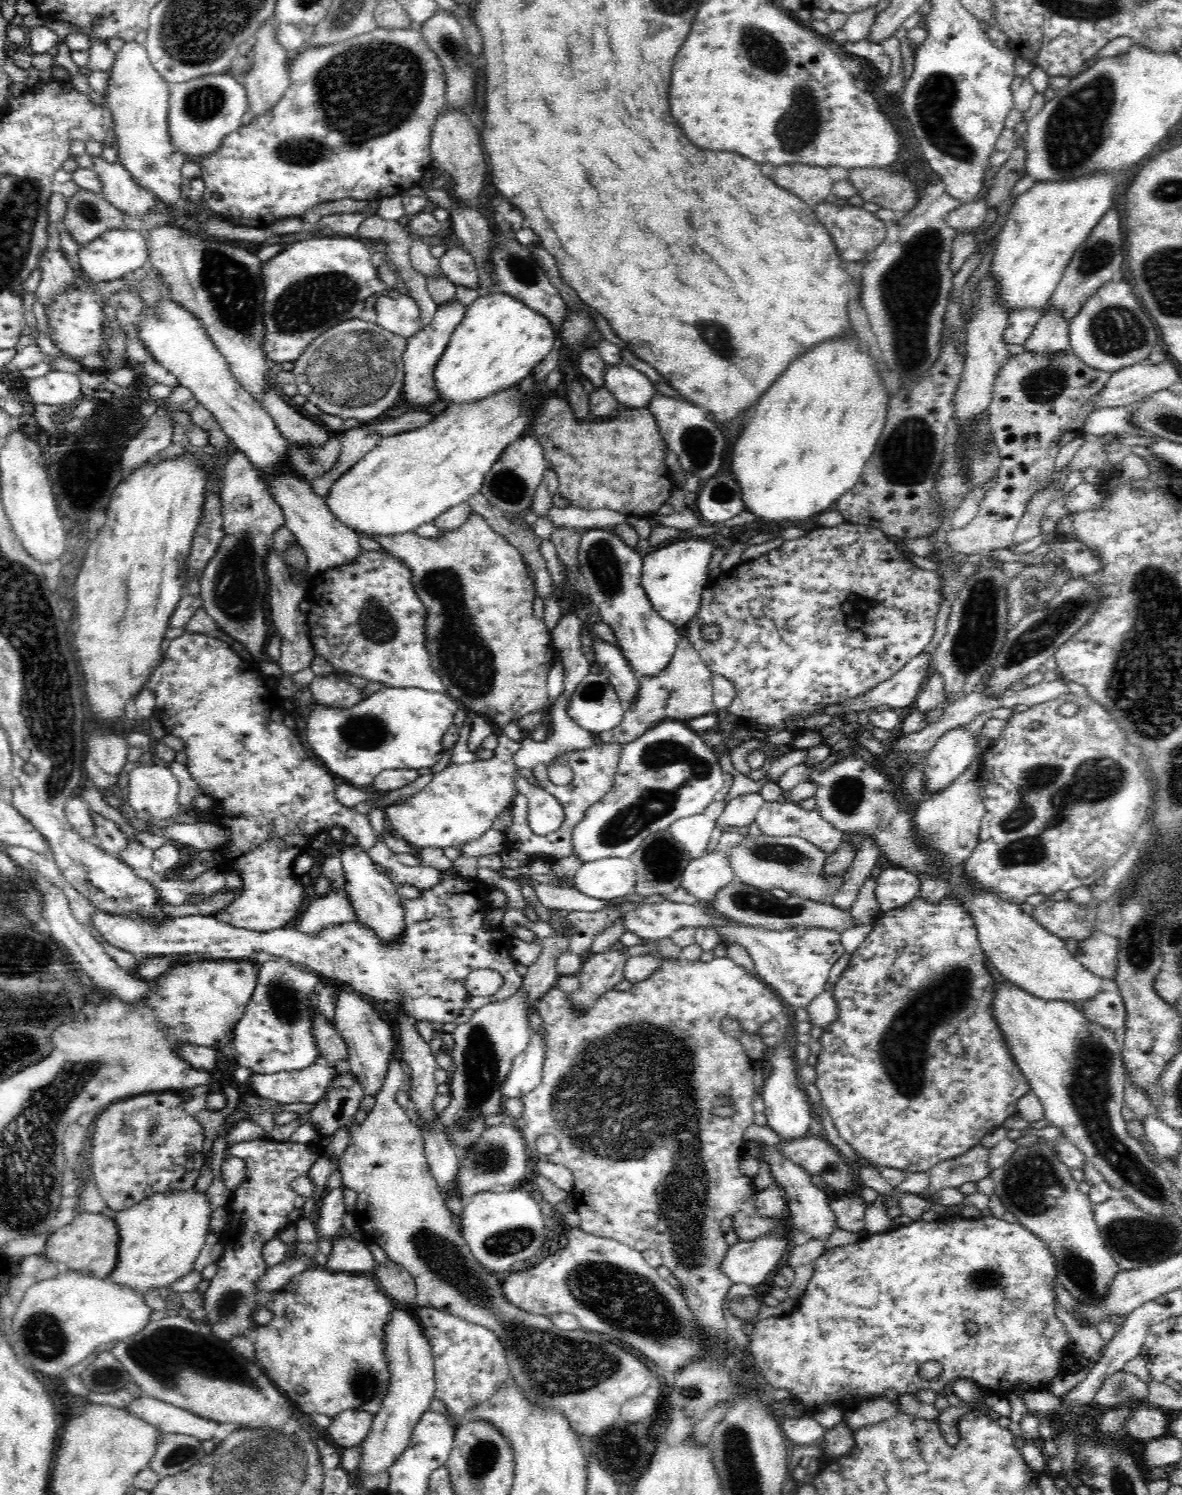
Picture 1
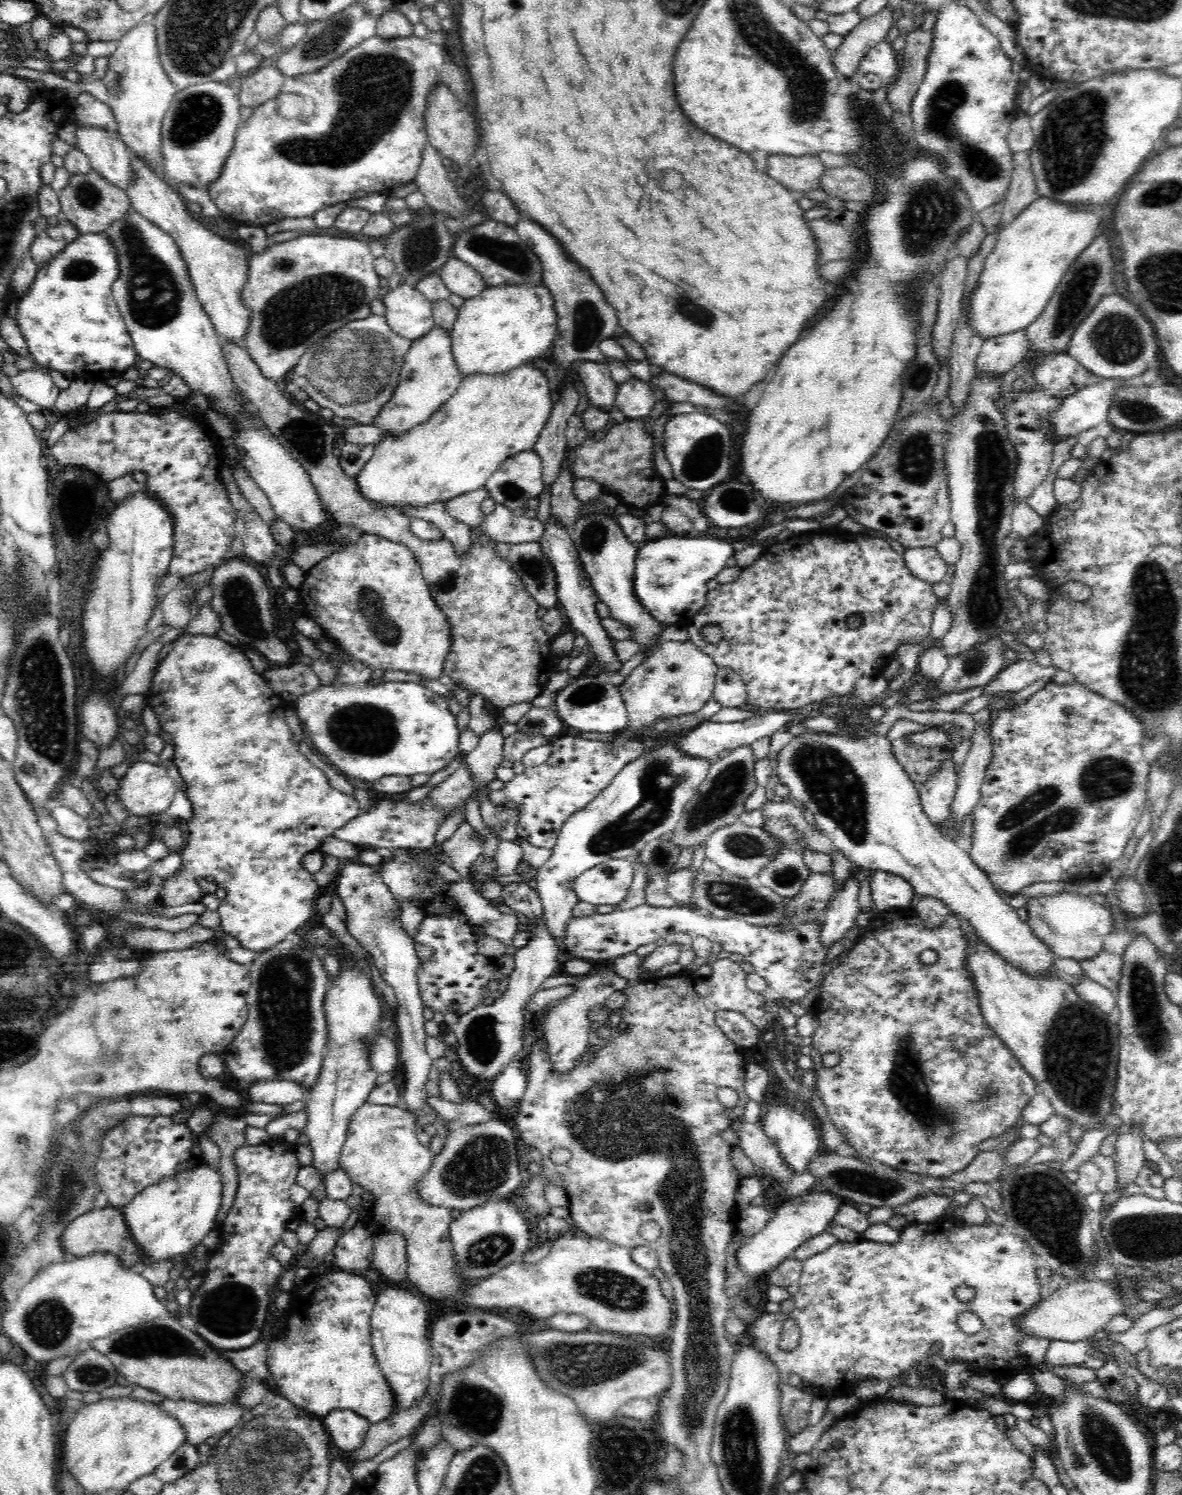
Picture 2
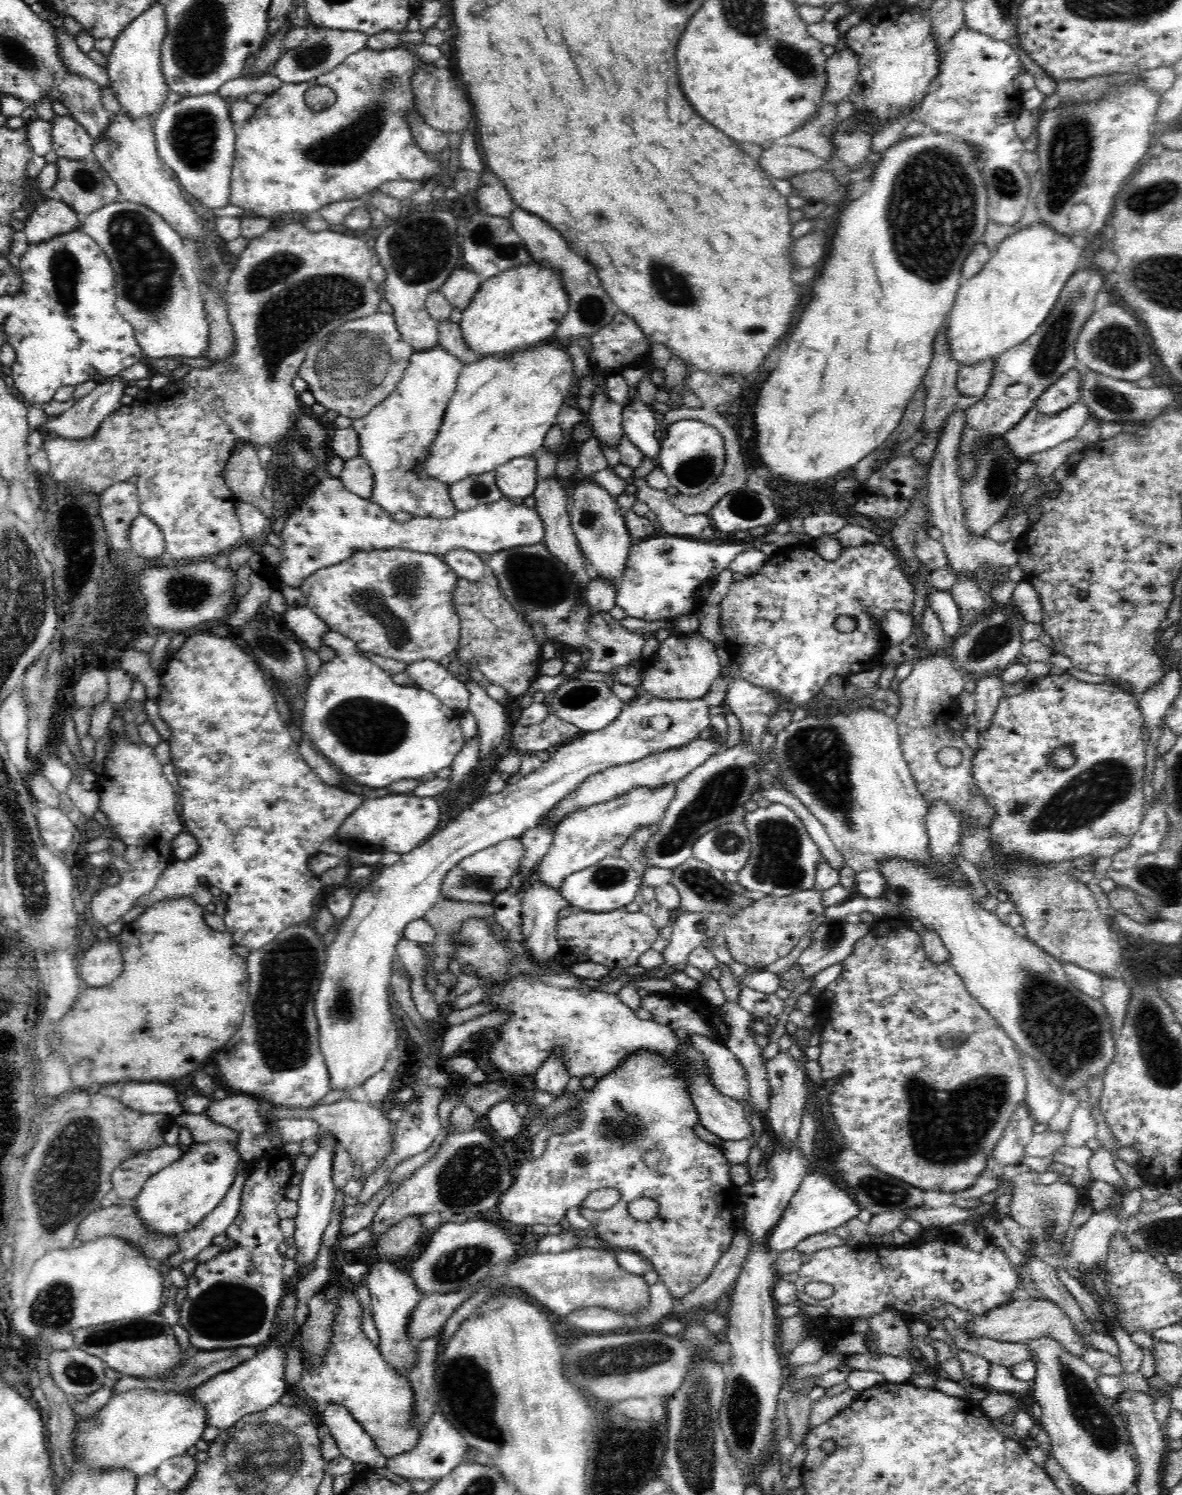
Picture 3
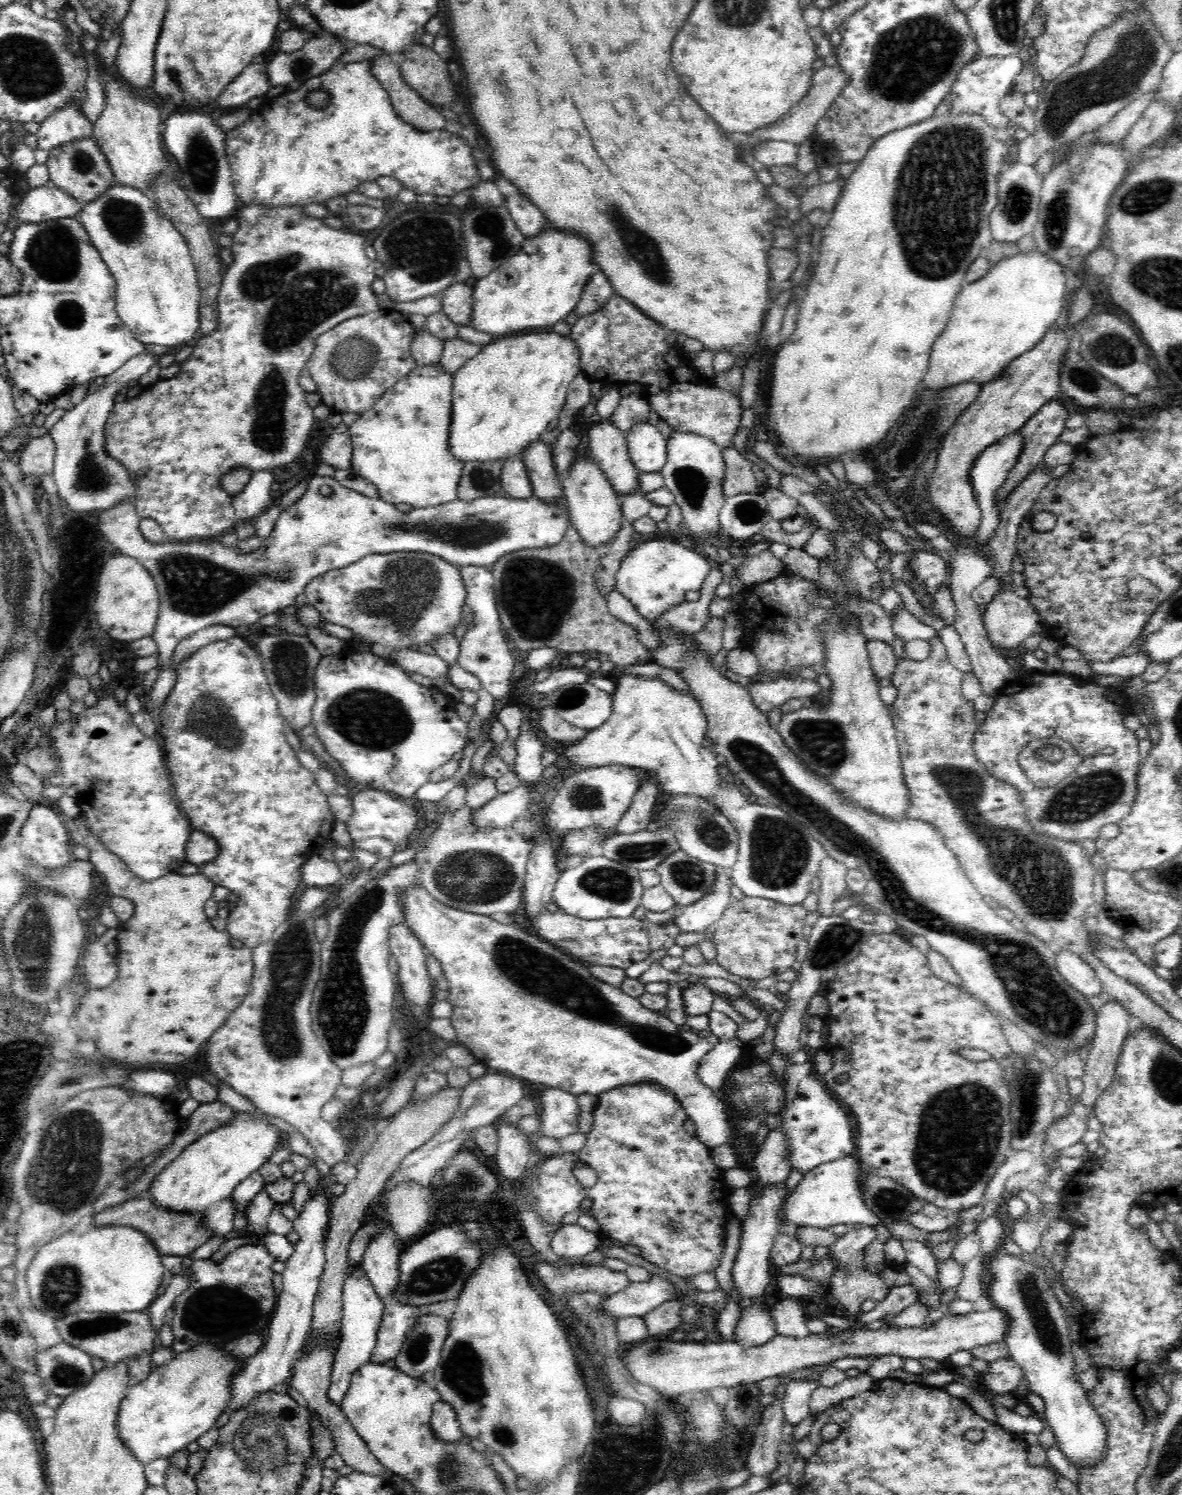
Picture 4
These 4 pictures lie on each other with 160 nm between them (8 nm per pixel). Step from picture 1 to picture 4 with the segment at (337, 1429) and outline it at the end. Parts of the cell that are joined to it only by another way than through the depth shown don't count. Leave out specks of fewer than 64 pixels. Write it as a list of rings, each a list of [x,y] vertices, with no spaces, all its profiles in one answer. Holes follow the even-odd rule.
[[[353,1268],[351,1274],[344,1280],[342,1292],[343,1316],[341,1320],[341,1335],[338,1348],[335,1352],[331,1372],[331,1386],[328,1389],[328,1398],[339,1406],[348,1392],[352,1376],[358,1368],[370,1362],[377,1342],[377,1330],[383,1316],[384,1302],[374,1290],[374,1285],[368,1280],[364,1271]]]

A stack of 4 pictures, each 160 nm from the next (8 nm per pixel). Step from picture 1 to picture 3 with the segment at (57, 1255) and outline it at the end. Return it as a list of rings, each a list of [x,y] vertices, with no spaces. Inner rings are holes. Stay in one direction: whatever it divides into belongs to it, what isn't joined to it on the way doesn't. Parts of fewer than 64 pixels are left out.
[[[131,1201],[121,1202],[120,1204],[104,1205],[96,1208],[78,1225],[77,1241],[89,1242],[105,1237],[118,1237],[128,1241],[130,1245],[137,1248],[144,1256],[150,1258],[155,1264],[163,1261],[167,1256],[178,1250],[178,1237],[168,1237],[158,1235],[143,1225],[143,1221],[137,1215],[136,1209]]]

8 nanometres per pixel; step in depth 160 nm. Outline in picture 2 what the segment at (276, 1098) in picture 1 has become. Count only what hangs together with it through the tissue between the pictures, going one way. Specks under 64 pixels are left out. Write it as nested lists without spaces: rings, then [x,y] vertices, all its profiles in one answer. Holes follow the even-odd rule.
[[[257,1080],[254,1083],[250,1083],[250,1092],[248,1092],[247,1102],[244,1105],[247,1106],[249,1102],[254,1102],[255,1104],[281,1105],[284,1107],[299,1100],[307,1100],[307,1097],[308,1091],[305,1090],[302,1083],[296,1083],[296,1081],[292,1080]]]

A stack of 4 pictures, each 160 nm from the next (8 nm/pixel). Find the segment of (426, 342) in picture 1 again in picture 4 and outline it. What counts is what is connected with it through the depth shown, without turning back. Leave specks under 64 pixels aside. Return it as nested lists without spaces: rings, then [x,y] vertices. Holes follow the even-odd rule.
[[[440,363],[416,365],[406,378],[389,388],[372,406],[349,425],[353,454],[352,471],[376,486],[379,498],[390,504],[410,504],[413,508],[440,506],[457,499],[462,469],[466,462],[455,460],[450,452],[453,375]]]

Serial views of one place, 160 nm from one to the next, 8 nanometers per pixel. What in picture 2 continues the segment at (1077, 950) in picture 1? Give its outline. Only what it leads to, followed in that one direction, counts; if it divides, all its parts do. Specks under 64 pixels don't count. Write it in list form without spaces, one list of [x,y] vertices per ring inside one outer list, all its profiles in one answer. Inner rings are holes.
[[[1102,949],[1098,955],[1091,959],[1079,962],[1084,974],[1094,982],[1110,989],[1116,996],[1122,974],[1123,957]]]

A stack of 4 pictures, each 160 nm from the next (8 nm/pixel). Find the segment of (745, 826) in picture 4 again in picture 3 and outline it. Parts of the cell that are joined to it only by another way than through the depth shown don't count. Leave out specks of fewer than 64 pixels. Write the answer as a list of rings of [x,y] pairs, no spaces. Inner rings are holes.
[[[730,663],[721,670],[721,674],[714,680],[710,691],[696,700],[660,700],[650,695],[632,698],[624,704],[624,710],[612,724],[602,730],[585,733],[569,744],[560,745],[553,749],[551,758],[529,775],[522,777],[516,783],[506,786],[502,791],[480,797],[469,809],[448,821],[447,825],[436,831],[420,846],[401,855],[393,865],[388,865],[378,872],[375,879],[368,884],[368,888],[360,892],[354,899],[349,915],[339,926],[333,943],[326,947],[326,968],[320,981],[318,992],[315,994],[315,1011],[318,1019],[319,1045],[327,1064],[330,1075],[331,1090],[352,1089],[364,1084],[370,1076],[383,1070],[386,1056],[396,1048],[398,1031],[392,1021],[390,1009],[389,984],[392,978],[393,963],[396,960],[398,942],[404,936],[405,928],[413,920],[423,918],[425,912],[431,909],[442,898],[442,882],[446,875],[460,860],[470,854],[498,844],[508,838],[520,838],[528,829],[534,828],[542,815],[546,815],[572,791],[576,790],[585,778],[606,768],[631,764],[660,754],[664,750],[674,750],[691,740],[708,733],[711,730],[710,708],[720,706],[726,697],[728,684],[733,679],[741,678],[740,668],[736,663]],[[772,803],[766,808],[758,807],[751,813],[741,812],[739,818],[746,823],[752,843],[750,858],[737,873],[737,881],[746,891],[782,897],[800,890],[812,890],[816,867],[824,856],[811,839],[801,818],[789,806]]]

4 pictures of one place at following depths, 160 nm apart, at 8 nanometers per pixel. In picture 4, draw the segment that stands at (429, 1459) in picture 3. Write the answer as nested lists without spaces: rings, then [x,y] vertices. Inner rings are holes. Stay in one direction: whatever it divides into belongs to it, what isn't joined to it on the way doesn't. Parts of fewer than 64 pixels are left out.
[[[442,1399],[434,1403],[429,1422],[433,1435],[442,1442],[452,1444],[462,1440],[463,1432],[456,1411]]]

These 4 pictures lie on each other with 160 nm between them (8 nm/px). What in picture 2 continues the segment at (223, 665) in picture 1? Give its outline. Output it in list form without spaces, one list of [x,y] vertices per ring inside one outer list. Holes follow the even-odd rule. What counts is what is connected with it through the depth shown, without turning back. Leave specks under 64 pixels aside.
[[[192,634],[174,635],[174,648],[168,652],[168,656],[159,662],[152,682],[150,692],[148,692],[148,704],[152,706],[152,712],[158,717],[161,730],[168,732],[172,736],[175,749],[174,764],[178,768],[187,789],[185,790],[188,799],[193,807],[193,817],[188,820],[187,844],[180,852],[182,855],[182,866],[180,870],[172,876],[166,878],[163,884],[163,891],[159,895],[157,904],[164,906],[180,906],[188,902],[200,901],[200,888],[202,887],[197,878],[214,879],[215,886],[220,886],[226,890],[227,896],[219,902],[217,911],[221,918],[222,934],[230,934],[241,943],[241,946],[248,950],[262,952],[272,948],[275,944],[282,942],[290,933],[294,933],[298,928],[302,928],[307,920],[310,920],[314,898],[320,886],[312,873],[308,872],[303,865],[303,858],[307,852],[320,848],[322,841],[327,836],[332,836],[335,830],[348,824],[352,818],[356,818],[362,811],[354,795],[342,793],[333,788],[326,777],[326,774],[317,768],[298,750],[296,740],[286,722],[284,714],[285,700],[274,690],[269,688],[268,682],[261,674],[258,674],[252,664],[246,658],[246,654],[240,650],[241,646],[236,646],[214,636],[193,636]]]

